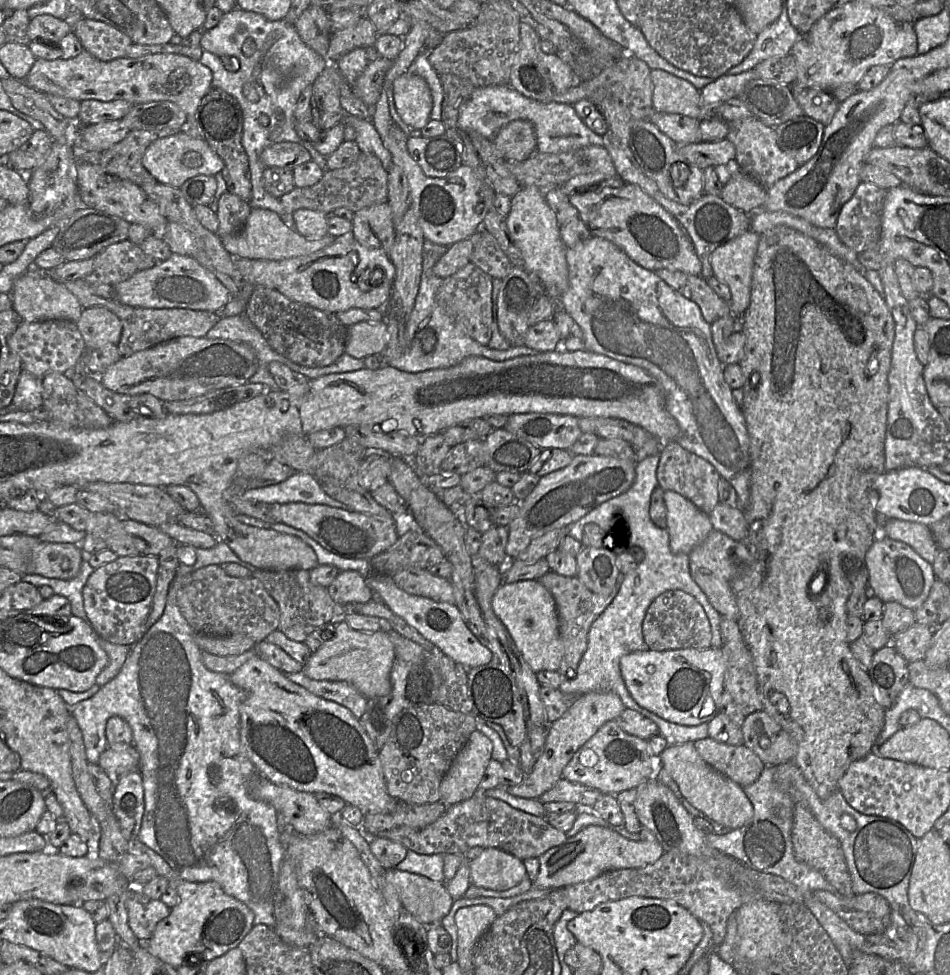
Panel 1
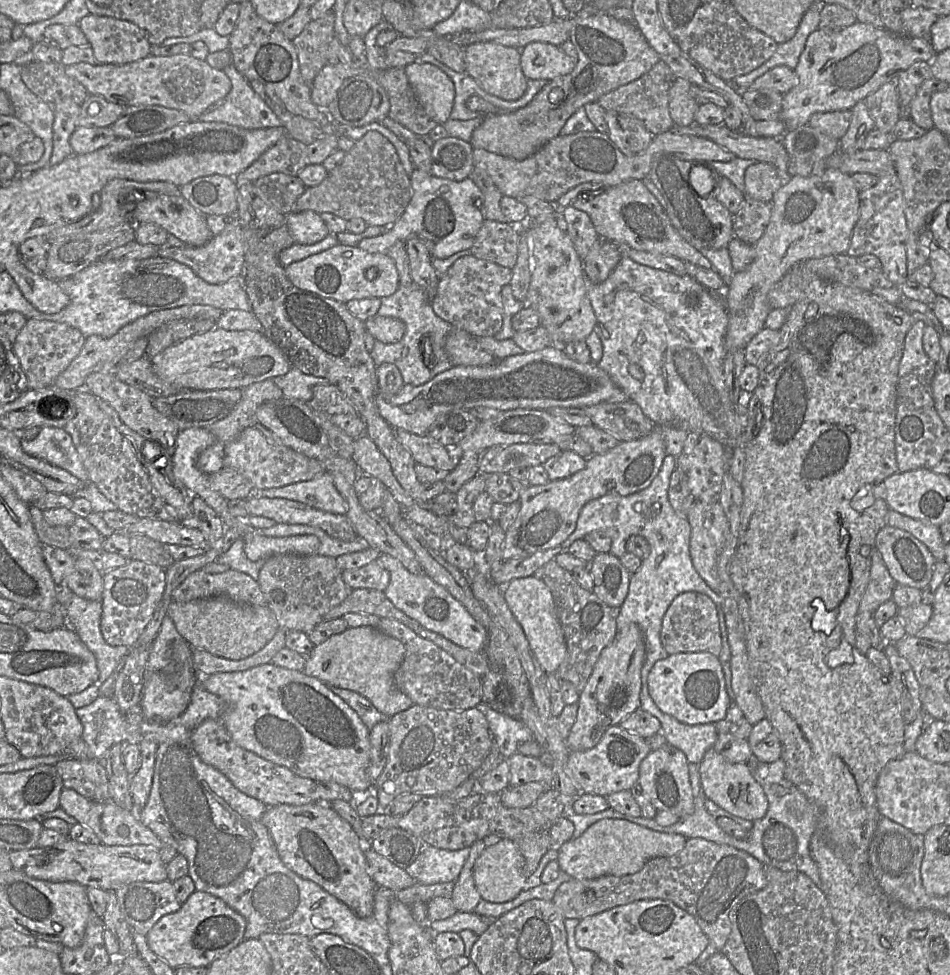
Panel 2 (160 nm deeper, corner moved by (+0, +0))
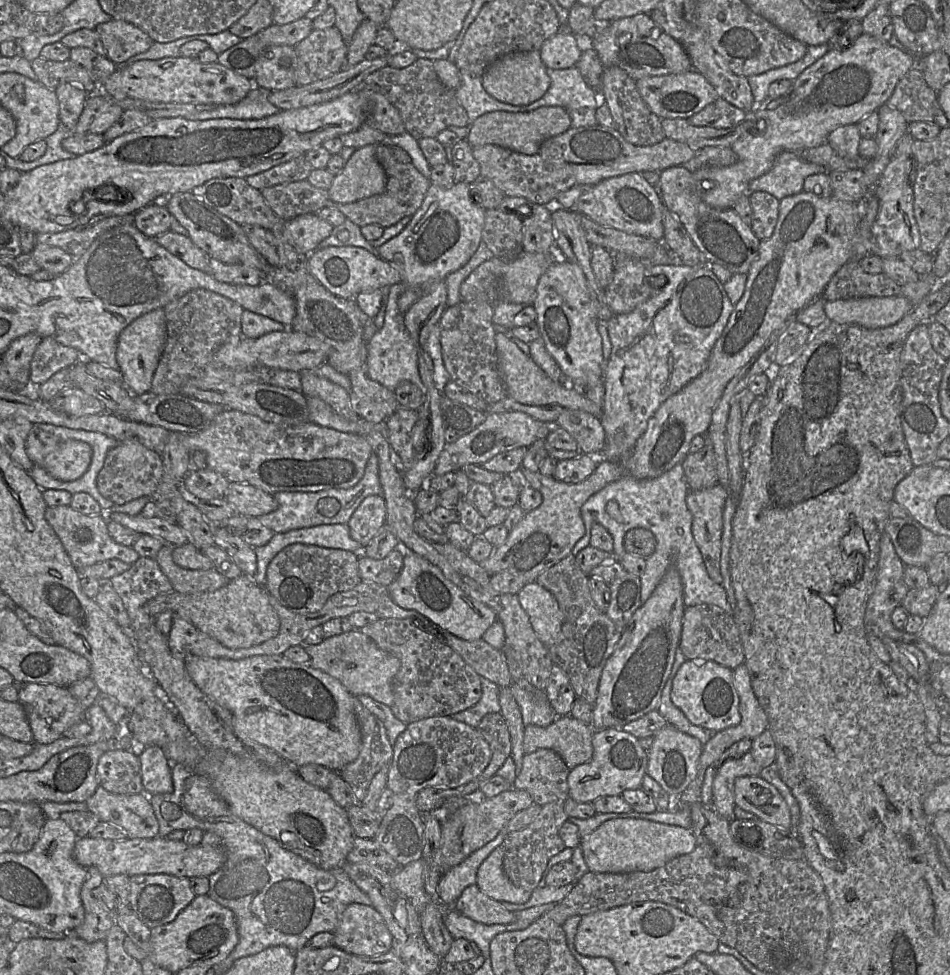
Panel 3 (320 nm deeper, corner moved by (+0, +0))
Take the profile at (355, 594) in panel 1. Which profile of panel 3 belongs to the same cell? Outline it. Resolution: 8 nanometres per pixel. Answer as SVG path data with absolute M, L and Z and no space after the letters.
M400 547L379 560L360 554L358 570L362 581L371 581L388 587L401 572L403 559L403 550Z

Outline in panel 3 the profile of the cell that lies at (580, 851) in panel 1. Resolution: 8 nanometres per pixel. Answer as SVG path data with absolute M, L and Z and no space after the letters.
M616 818L603 822L596 830L581 838L579 847L588 871L596 873L650 872L675 857L692 852L697 846L690 828L682 828L637 818Z

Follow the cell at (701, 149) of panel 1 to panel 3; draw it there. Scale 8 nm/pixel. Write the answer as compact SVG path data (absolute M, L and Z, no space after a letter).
M601 125L568 129L545 140L537 153L526 155L498 145L473 148L481 175L489 178L505 196L524 197L535 204L555 205L556 197L577 185L595 185L607 178L646 171L661 172L692 159L696 151L686 143L665 137L650 146L636 146L626 141L614 128Z

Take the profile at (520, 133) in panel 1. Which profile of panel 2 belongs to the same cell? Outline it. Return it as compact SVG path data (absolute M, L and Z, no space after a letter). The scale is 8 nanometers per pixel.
M609 14L571 15L569 18L569 41L578 53L573 71L551 80L525 107L486 116L473 131L470 140L473 148L516 160L526 159L560 135L566 121L579 108L597 102L606 93L638 79L660 61L658 53L633 21L619 20Z

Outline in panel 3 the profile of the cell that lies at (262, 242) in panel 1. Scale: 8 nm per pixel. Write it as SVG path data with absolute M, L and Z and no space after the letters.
M457 182L451 188L431 184L421 207L407 226L378 247L379 256L396 264L405 290L398 300L404 314L435 282L466 265L482 241L485 209L471 196L471 184Z

